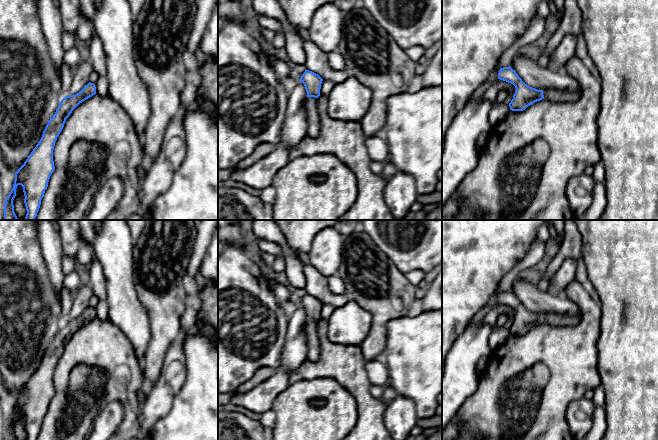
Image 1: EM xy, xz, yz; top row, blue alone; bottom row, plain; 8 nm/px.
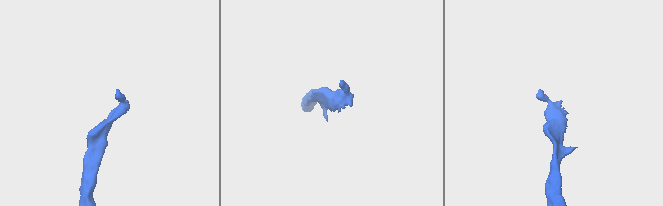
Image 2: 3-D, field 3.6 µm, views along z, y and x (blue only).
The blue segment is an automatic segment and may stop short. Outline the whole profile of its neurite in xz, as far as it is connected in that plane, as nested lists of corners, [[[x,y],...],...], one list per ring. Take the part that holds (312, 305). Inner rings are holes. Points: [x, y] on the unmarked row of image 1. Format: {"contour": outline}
{"contour": [[[305,294],[300,302],[305,310],[307,321],[305,324],[307,337],[307,360],[317,361],[320,355],[320,343],[317,334],[317,322],[320,320],[320,313],[323,303],[316,297]]]}

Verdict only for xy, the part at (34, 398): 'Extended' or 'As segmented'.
As segmented

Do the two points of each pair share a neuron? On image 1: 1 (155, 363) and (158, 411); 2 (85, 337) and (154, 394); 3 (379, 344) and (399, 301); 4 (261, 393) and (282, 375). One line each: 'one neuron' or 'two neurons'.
1: two neurons
2: two neurons
3: one neuron
4: one neuron

